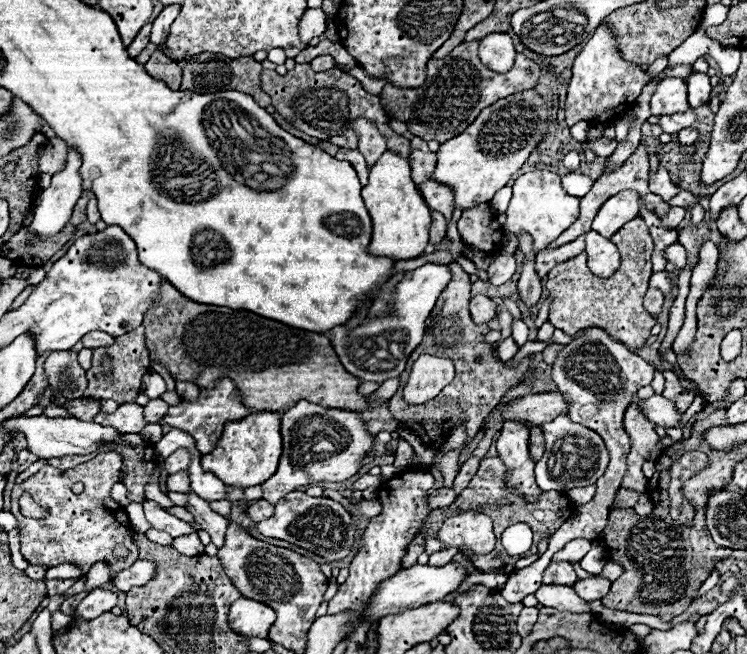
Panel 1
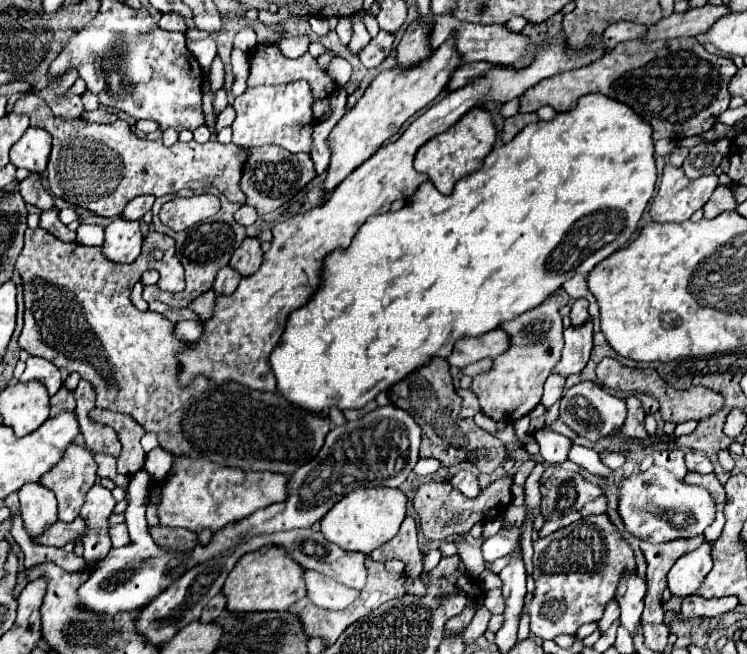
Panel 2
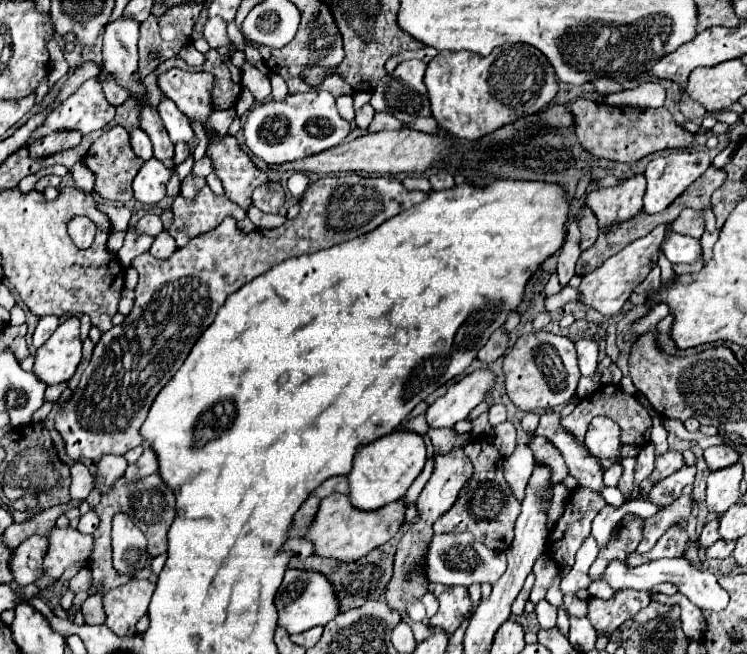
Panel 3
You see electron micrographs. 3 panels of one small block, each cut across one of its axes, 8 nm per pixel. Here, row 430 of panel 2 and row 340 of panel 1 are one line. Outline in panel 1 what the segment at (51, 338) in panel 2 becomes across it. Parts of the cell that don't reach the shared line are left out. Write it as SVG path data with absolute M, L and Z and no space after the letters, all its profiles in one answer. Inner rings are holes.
M166 280L160 282L160 298L154 300L144 314L144 326L146 346L152 350L152 358L160 362L174 380L210 388L218 378L232 378L242 394L244 406L252 412L284 414L300 400L350 412L370 408L368 396L358 392L360 380L344 370L324 334L300 330L250 310L198 304L180 294Z

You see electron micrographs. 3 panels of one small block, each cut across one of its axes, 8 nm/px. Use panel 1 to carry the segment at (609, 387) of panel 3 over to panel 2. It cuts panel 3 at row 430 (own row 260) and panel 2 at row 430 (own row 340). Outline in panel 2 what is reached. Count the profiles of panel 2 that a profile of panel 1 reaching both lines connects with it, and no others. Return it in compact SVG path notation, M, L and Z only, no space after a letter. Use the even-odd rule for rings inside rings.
M628 396L626 404L628 404L628 416L626 416L624 426L618 432L624 436L630 436L630 438L648 438L648 434L644 430L646 412L644 412L640 400L636 396Z

